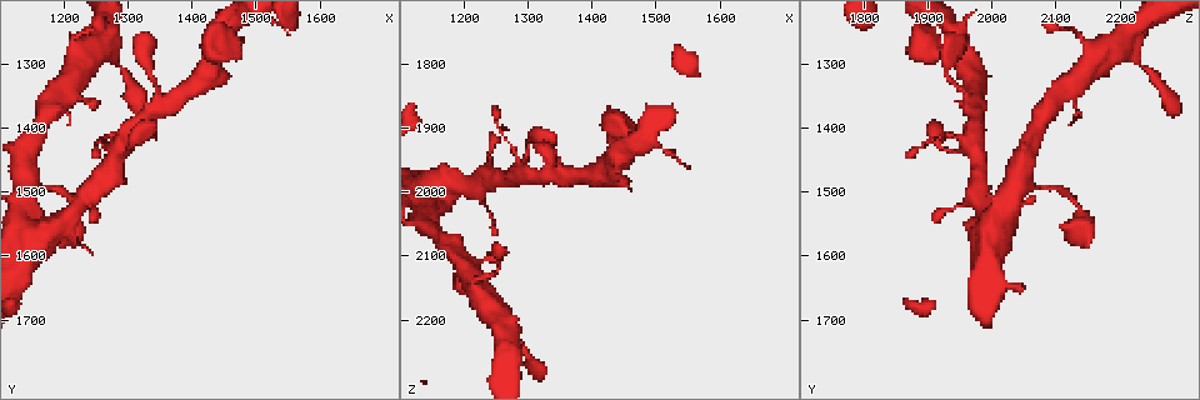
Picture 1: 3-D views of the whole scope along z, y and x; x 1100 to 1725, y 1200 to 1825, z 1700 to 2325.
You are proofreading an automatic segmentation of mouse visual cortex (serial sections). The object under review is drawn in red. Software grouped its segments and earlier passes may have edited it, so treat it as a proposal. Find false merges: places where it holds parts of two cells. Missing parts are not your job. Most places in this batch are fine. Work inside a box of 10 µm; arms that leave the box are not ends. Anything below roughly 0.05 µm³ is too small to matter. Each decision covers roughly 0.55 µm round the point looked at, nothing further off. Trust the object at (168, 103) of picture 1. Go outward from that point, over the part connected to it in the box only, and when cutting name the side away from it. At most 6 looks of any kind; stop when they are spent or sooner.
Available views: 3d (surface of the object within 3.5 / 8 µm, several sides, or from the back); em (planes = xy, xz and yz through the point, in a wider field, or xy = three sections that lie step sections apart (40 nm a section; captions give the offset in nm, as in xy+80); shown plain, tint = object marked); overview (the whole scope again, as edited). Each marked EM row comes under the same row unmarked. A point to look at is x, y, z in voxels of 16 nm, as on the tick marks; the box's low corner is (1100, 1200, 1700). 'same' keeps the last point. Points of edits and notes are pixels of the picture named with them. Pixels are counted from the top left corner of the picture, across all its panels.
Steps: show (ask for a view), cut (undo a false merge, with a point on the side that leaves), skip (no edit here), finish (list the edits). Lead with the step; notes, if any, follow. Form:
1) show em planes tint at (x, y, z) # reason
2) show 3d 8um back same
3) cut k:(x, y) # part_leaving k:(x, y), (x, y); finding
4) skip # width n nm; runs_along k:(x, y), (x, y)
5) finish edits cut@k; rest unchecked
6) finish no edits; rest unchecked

show 3d 8um back at (1330, 1300, 1935)

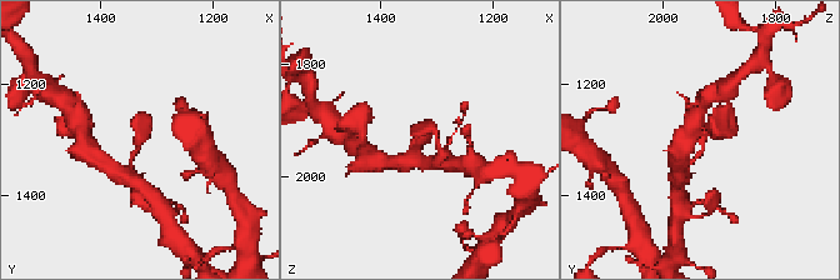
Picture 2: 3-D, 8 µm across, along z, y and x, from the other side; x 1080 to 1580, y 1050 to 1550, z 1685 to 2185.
show 3d 3.5um same

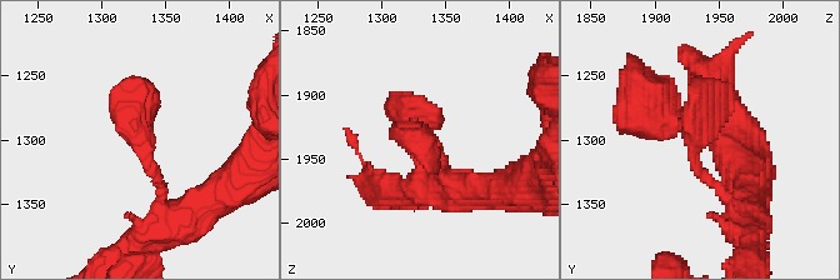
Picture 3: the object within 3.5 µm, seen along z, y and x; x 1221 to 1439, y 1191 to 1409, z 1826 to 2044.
show em xy step 1 tint at (1328, 1298, 1934) # shape alone is not enough

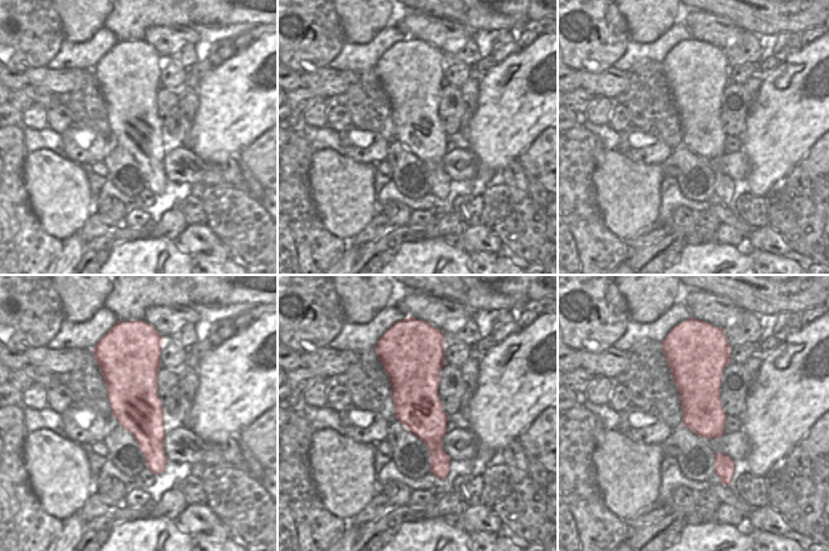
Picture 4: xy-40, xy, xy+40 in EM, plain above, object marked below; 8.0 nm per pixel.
skip # runs_along 4:(408, 350), (415, 400), (442, 475); one cell here

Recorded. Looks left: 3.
show 3d 3.5um at (1170, 1565, 1985) # sharp bend

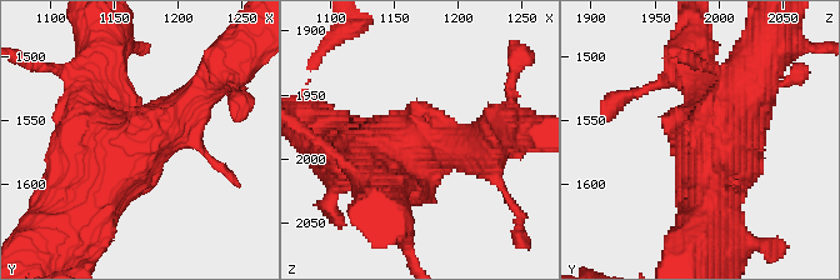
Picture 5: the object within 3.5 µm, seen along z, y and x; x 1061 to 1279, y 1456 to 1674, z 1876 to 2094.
show em xy step 3 tint at (1172, 1564, 1988) # need the tissue

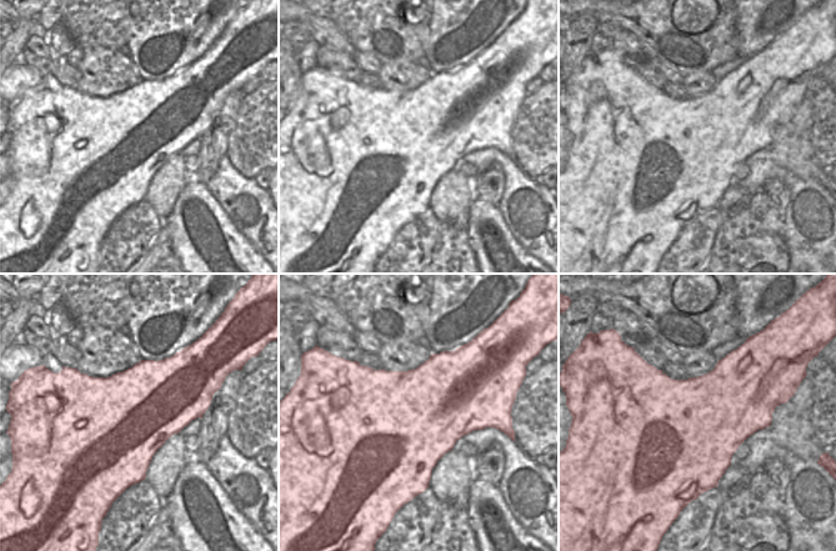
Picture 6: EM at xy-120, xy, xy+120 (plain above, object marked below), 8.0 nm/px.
skip # runs_along 5:(459, 148), (398, 148), (378, 195); all the same cell

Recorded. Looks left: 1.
finish no edits; rest unchecked

